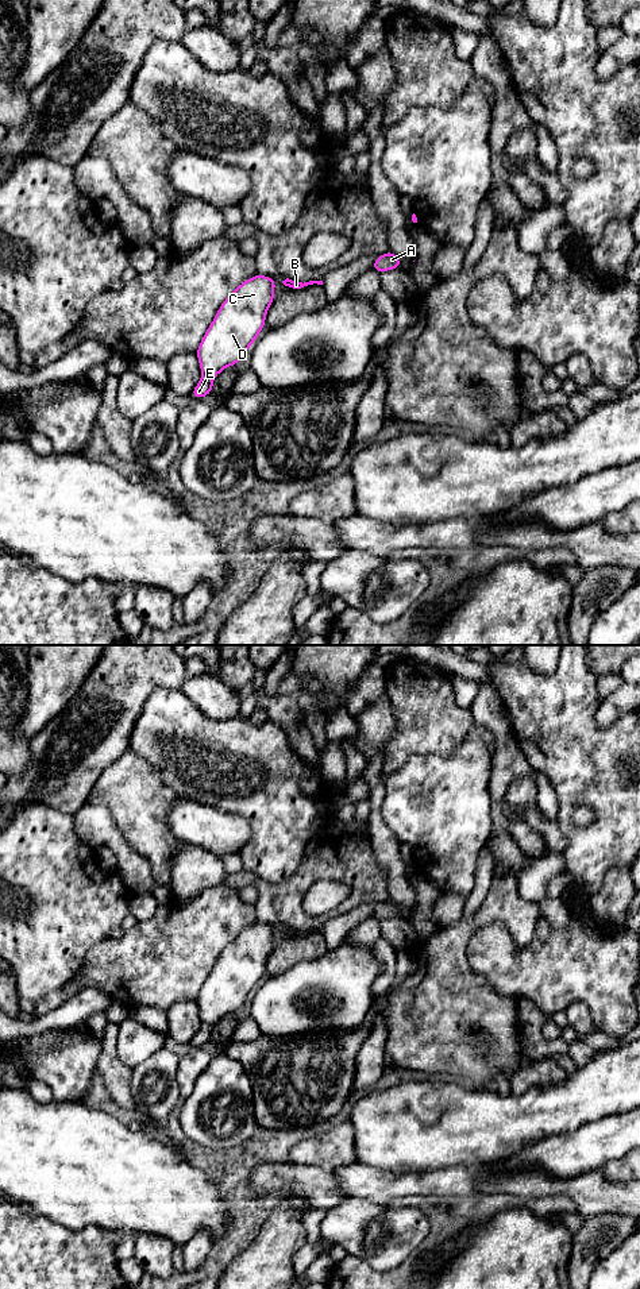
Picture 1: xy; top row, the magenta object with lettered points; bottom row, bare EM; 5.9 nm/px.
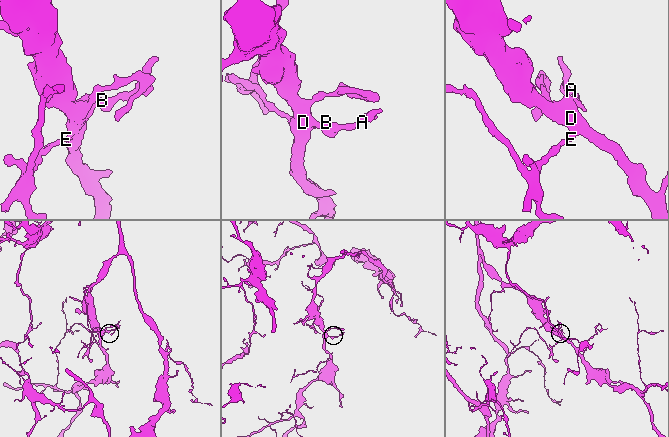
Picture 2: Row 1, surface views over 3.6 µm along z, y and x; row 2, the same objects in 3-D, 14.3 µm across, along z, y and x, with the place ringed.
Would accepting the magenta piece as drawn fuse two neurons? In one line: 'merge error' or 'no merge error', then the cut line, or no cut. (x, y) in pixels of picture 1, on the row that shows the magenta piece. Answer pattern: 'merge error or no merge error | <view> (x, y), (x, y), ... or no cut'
no merge error | no cut

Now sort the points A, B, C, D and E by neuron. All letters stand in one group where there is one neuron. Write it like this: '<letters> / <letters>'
A B C D E

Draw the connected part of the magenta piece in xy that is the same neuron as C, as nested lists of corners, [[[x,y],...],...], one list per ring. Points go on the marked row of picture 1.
[[[257,273],[224,300],[196,351],[203,377],[190,393],[193,398],[211,394],[213,378],[225,367],[236,366],[258,339],[274,289],[273,277]]]

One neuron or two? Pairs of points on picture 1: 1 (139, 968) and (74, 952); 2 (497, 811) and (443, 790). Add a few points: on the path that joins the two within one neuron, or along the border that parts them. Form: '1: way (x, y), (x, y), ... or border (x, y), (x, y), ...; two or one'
1: border (108, 937), (88, 952), (83, 967), (68, 981); two
2: border (489, 778), (490, 832); two

